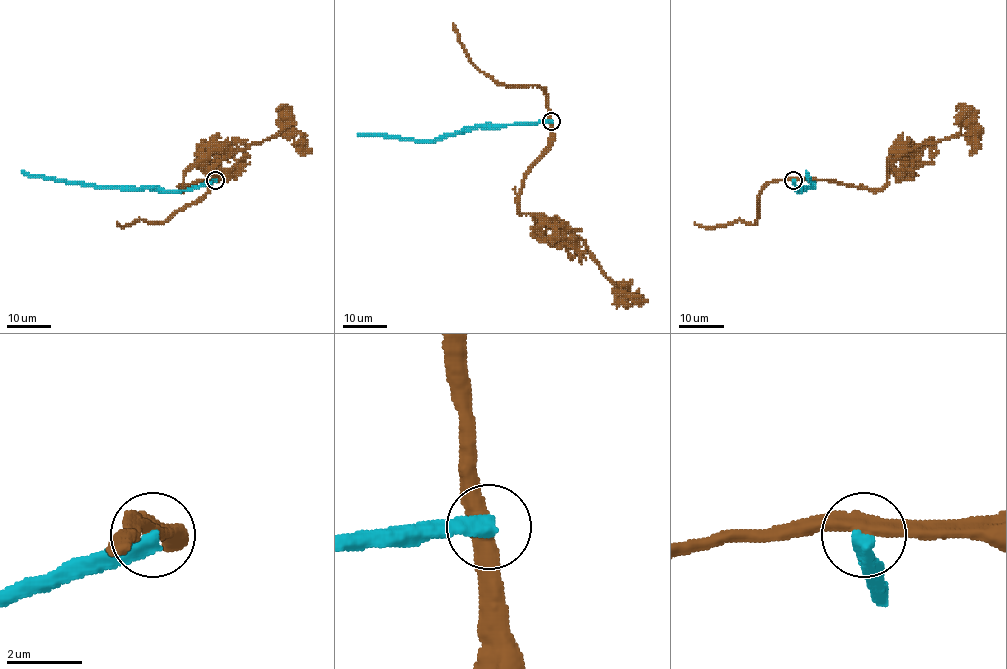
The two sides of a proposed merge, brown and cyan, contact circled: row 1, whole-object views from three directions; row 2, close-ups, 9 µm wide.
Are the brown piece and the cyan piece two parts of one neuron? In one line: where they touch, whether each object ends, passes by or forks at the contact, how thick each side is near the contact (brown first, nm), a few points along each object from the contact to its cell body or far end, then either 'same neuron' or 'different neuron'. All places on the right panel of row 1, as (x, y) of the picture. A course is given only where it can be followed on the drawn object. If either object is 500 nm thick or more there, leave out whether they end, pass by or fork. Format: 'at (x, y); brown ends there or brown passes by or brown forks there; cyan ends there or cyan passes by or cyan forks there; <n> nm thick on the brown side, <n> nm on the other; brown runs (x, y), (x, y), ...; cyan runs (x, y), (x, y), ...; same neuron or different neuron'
at (793, 180); brown passes by; cyan ends there; 400 nm thick on the brown side, 440 nm on the other; brown runs (793, 180), (836, 180), (880, 190), (887, 168), (904, 152), (955, 136), (964, 115), (973, 135), (970, 155); cyan runs (793, 180), (798, 191), (811, 187), (813, 185), (808, 179), (807, 171); different neuron

